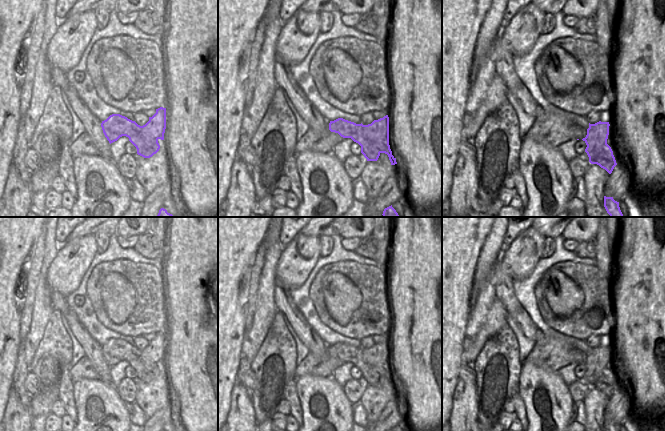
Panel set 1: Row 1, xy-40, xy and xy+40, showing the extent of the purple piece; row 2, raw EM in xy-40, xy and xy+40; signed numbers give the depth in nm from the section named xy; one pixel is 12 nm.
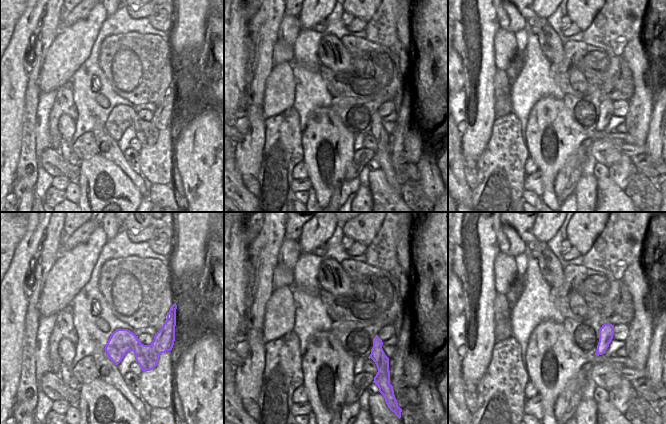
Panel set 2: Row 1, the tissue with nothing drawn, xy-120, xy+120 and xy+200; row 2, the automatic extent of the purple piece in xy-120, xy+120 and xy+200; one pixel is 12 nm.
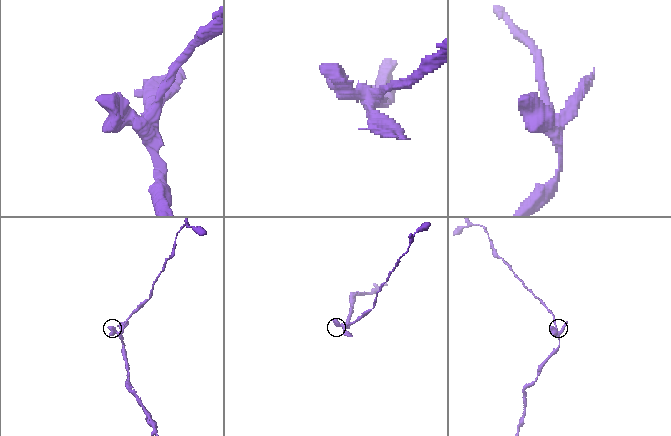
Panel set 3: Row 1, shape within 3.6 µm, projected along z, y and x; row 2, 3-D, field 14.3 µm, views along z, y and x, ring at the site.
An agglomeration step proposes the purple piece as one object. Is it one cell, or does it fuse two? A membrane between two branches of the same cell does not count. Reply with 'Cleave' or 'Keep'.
Cleave.

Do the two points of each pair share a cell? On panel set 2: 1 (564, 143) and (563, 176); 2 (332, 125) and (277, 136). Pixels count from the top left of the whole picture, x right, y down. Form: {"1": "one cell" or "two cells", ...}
{"1": "two cells", "2": "two cells"}

